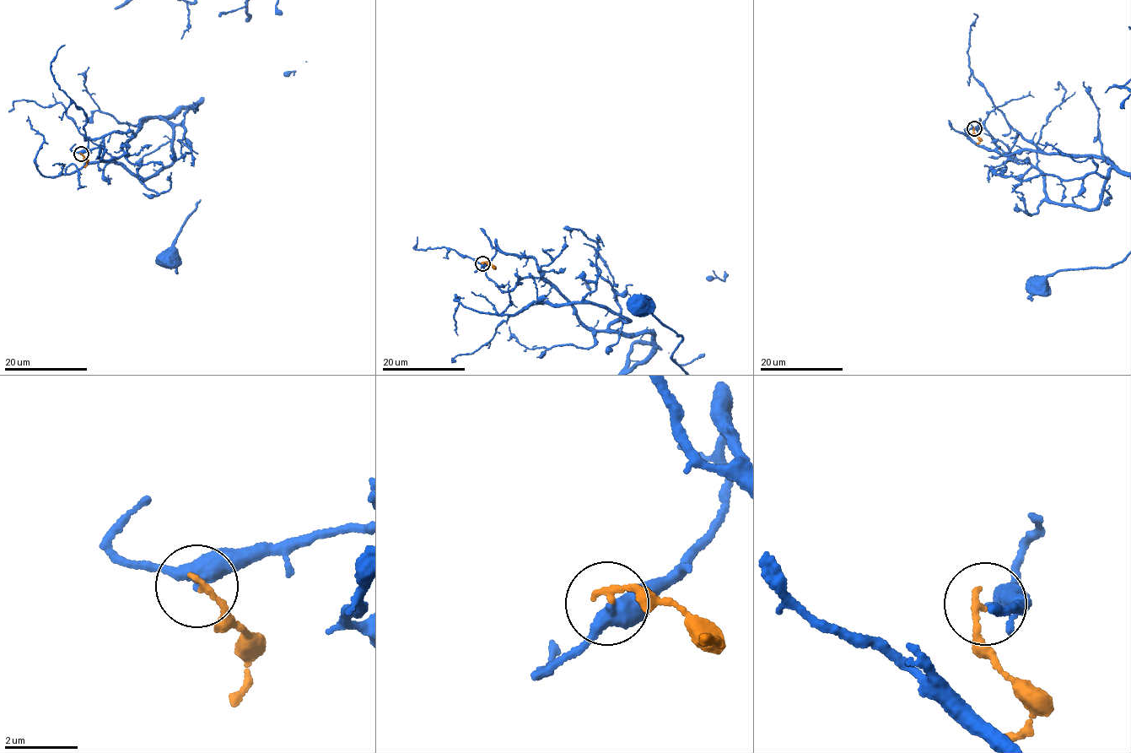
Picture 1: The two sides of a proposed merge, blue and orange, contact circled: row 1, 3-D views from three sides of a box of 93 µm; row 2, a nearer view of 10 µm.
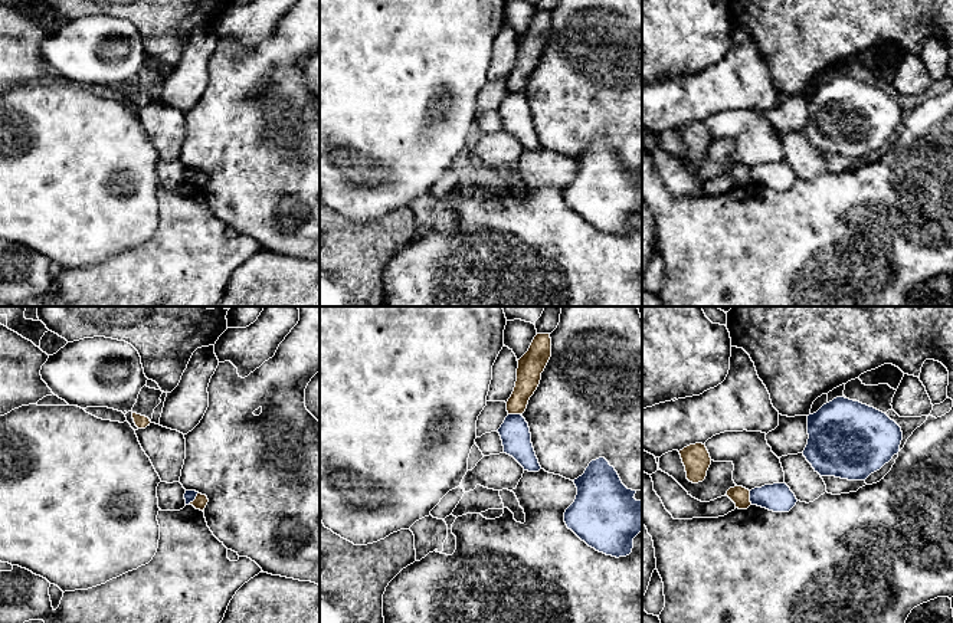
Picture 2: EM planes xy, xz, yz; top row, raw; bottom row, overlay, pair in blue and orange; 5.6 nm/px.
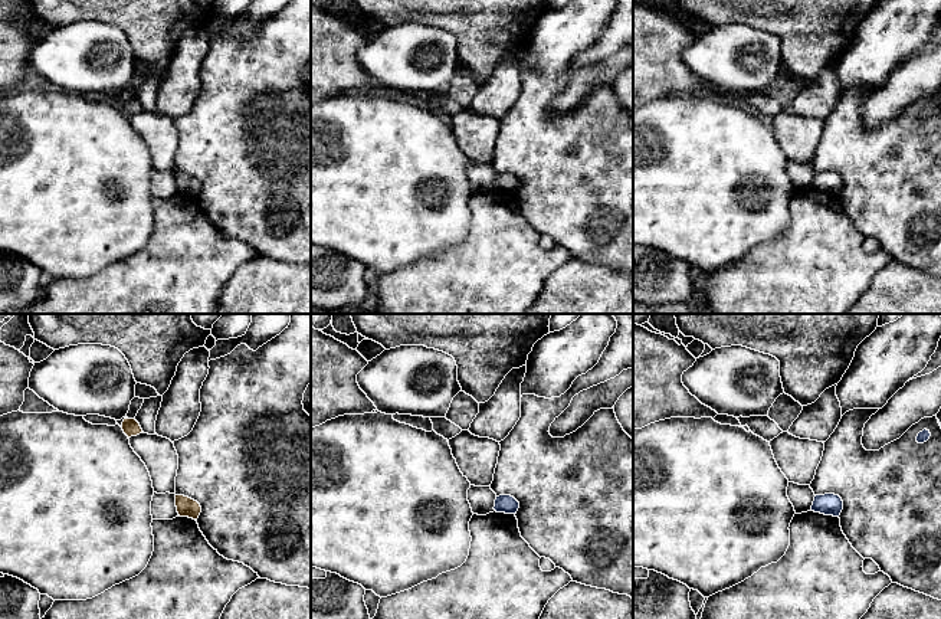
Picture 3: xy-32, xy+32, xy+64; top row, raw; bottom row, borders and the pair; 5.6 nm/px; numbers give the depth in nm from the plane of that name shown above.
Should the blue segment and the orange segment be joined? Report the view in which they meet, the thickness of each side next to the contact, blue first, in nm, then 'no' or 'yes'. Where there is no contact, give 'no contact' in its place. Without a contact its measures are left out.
yz | 160/100 nm | no

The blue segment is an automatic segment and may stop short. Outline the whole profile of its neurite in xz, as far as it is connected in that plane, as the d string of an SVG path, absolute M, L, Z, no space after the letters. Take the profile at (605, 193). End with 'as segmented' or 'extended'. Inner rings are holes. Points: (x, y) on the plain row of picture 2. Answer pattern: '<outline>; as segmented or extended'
M605 135L592 138L584 151L573 158L577 165L574 180L564 190L564 200L582 219L599 230L626 235L632 230L633 216L642 209L642 177L633 174L618 150Z; as segmented

